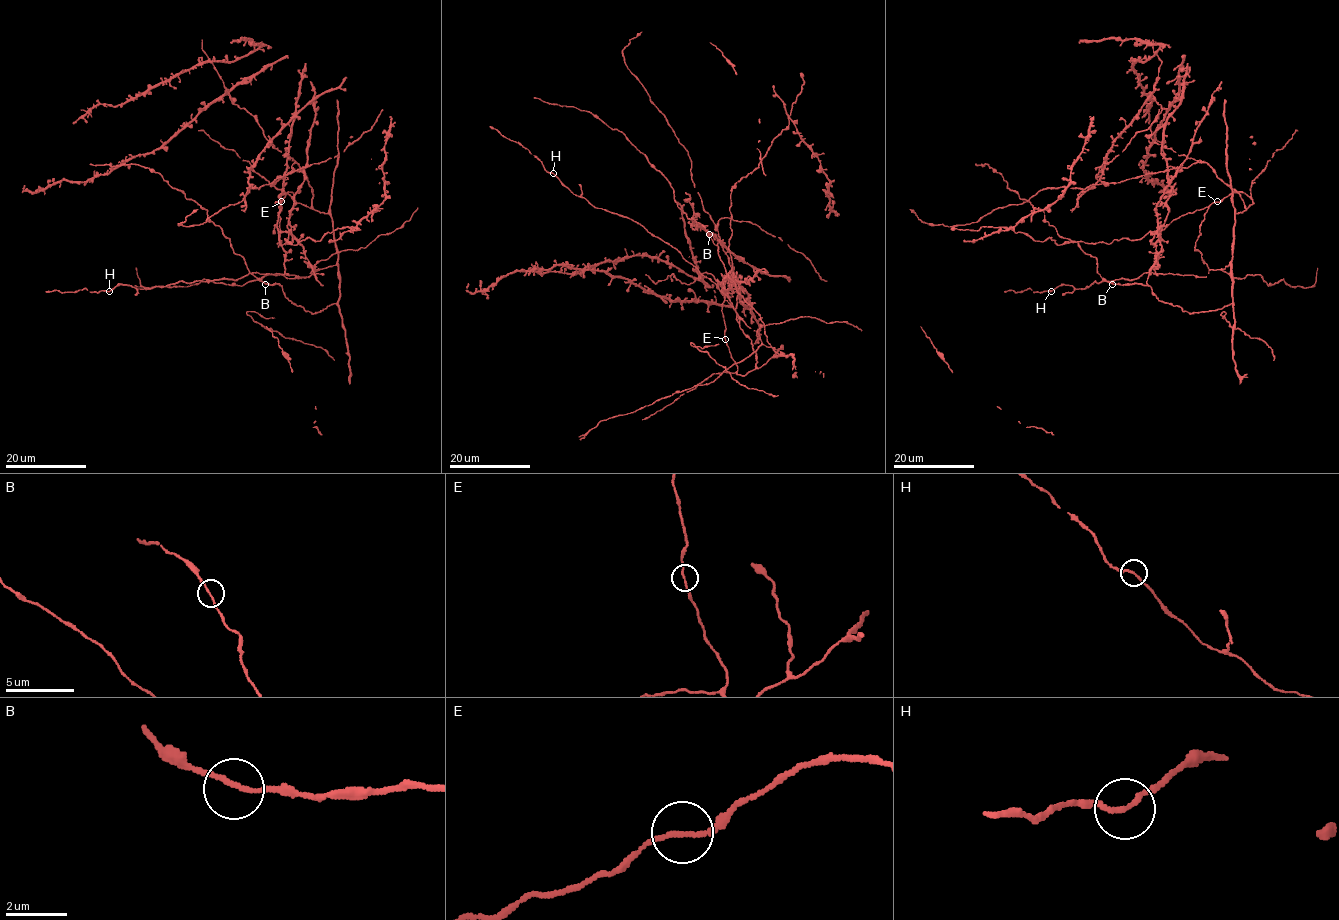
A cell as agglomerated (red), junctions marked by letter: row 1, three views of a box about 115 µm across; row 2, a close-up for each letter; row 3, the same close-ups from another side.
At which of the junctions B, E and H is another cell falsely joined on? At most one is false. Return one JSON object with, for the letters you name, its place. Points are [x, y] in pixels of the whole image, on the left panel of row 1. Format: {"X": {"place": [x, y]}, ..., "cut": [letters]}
{"cut": []}

